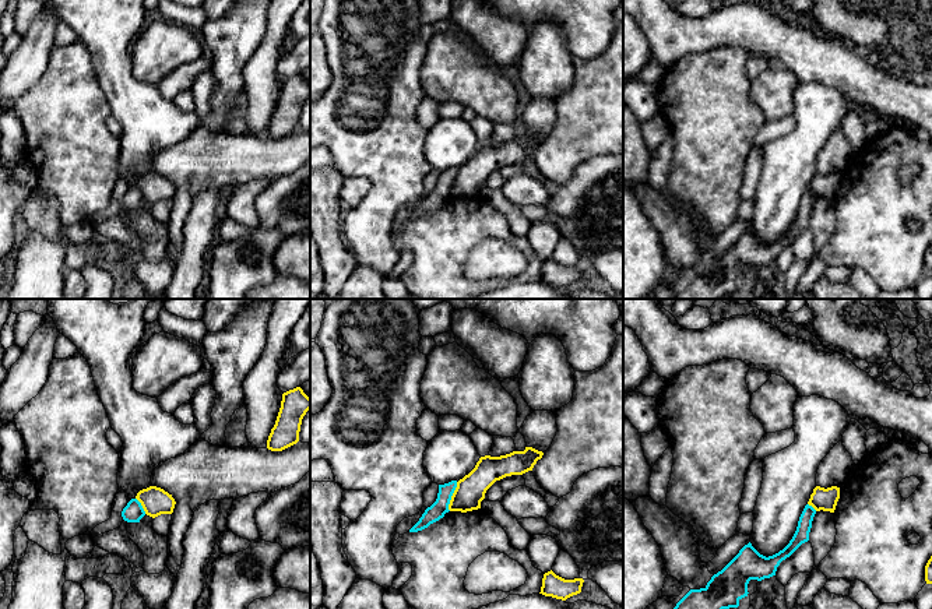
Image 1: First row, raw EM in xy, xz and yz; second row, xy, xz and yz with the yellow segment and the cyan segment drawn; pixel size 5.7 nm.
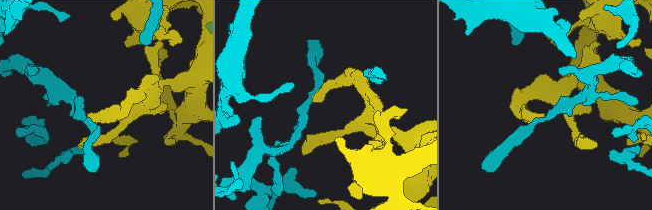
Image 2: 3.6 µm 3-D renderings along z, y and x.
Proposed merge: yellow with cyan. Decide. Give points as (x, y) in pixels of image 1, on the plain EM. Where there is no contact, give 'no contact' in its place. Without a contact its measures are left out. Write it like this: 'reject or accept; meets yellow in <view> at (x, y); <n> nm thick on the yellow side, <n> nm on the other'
accept; meets yellow in xz at (452, 183); 170 nm thick on the yellow side, 90 nm on the other

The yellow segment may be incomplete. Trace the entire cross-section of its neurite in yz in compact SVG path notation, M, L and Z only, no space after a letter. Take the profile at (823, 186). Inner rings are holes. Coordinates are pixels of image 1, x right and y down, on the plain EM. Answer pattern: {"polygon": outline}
{"polygon": "M816 173L799 204L792 226L782 237L766 244L749 229L721 258L711 264L704 275L690 277L672 299L721 299L738 295L739 288L749 281L749 268L762 268L776 263L780 250L809 228L815 201L820 197L834 200L838 186L840 175Z"}

